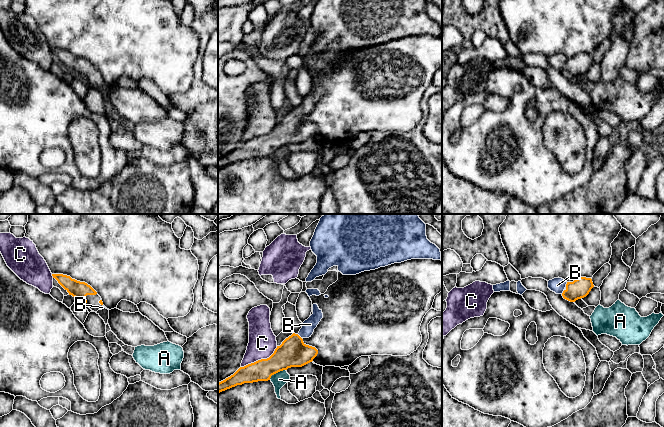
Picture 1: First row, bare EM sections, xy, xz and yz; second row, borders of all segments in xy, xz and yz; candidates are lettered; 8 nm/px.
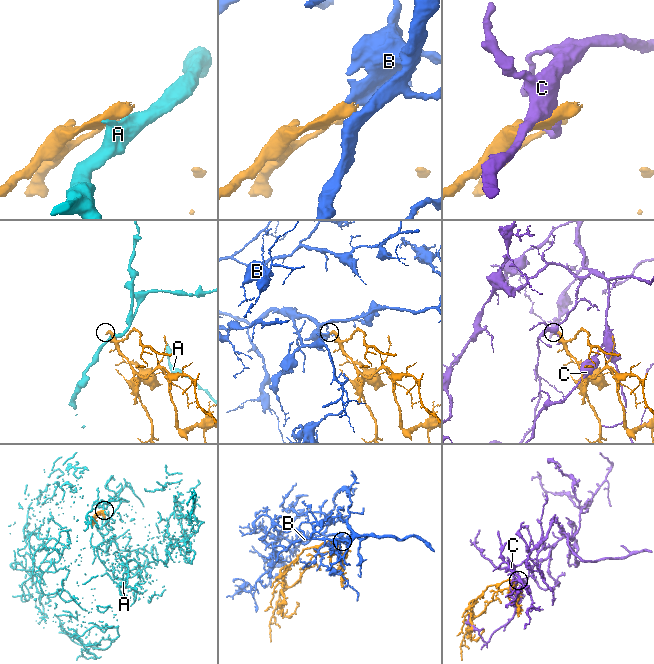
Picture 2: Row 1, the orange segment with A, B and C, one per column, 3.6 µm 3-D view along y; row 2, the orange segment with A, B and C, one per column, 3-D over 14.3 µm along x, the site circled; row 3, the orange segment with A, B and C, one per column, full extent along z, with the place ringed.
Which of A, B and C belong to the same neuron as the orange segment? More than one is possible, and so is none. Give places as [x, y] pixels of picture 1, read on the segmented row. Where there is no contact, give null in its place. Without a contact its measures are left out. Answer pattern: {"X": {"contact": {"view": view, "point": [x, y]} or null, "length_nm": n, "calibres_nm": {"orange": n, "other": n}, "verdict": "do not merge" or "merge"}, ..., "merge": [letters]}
{"A": {"contact": {"view": "xz", "point": [276, 372]}, "length_nm": 160, "calibres_nm": {"orange": 220, "other": 120}, "verdict": "do not merge"}, "B": {"contact": {"view": "yz", "point": [566, 284]}, "length_nm": 40, "calibres_nm": {"orange": 160, "other": 120}, "verdict": "merge"}, "C": {"contact": {"view": "xz", "point": [261, 359]}, "length_nm": 340, "calibres_nm": {"orange": 220, "other": 220}, "verdict": "do not merge"}, "merge": ["B"]}

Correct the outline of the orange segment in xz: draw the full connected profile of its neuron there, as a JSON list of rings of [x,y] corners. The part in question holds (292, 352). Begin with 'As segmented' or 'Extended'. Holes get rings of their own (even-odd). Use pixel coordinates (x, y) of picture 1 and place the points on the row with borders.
As segmented. [[[293,333],[277,346],[269,358],[240,367],[233,375],[219,382],[218,393],[244,383],[268,381],[280,371],[312,362],[317,354],[315,347],[306,345],[298,334]]]

